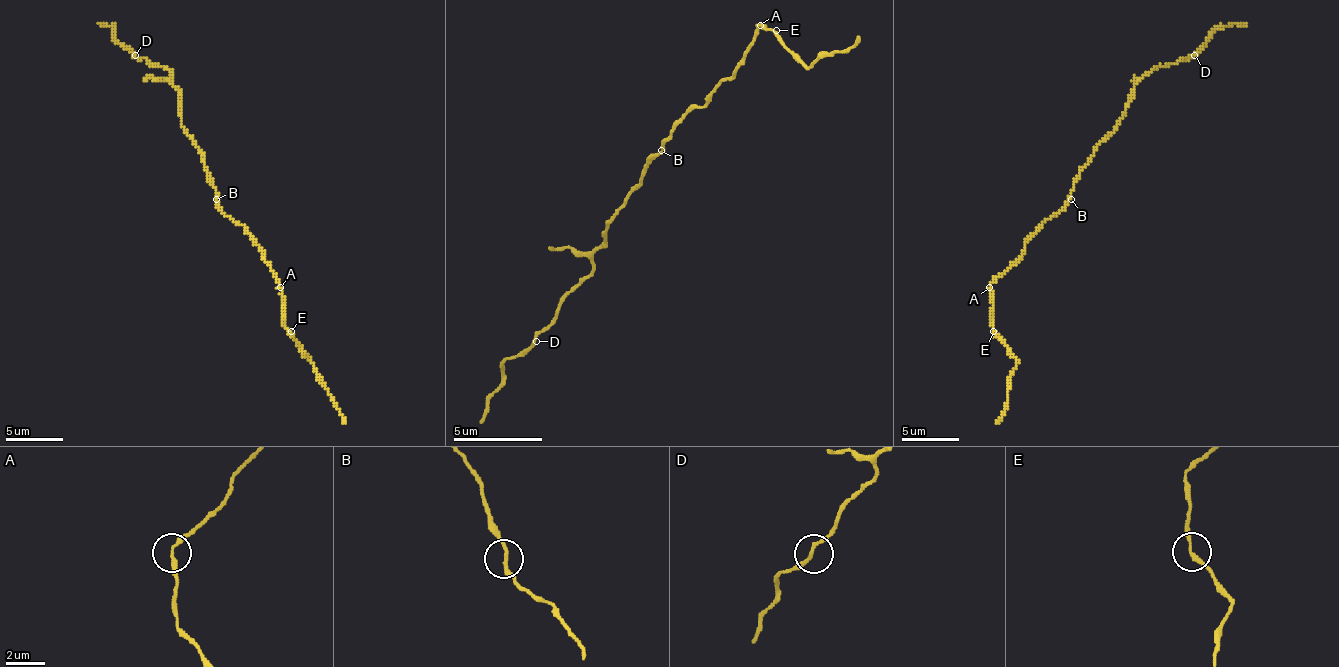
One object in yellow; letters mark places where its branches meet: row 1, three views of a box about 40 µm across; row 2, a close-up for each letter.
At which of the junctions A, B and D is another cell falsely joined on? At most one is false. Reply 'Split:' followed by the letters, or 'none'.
Split: none

